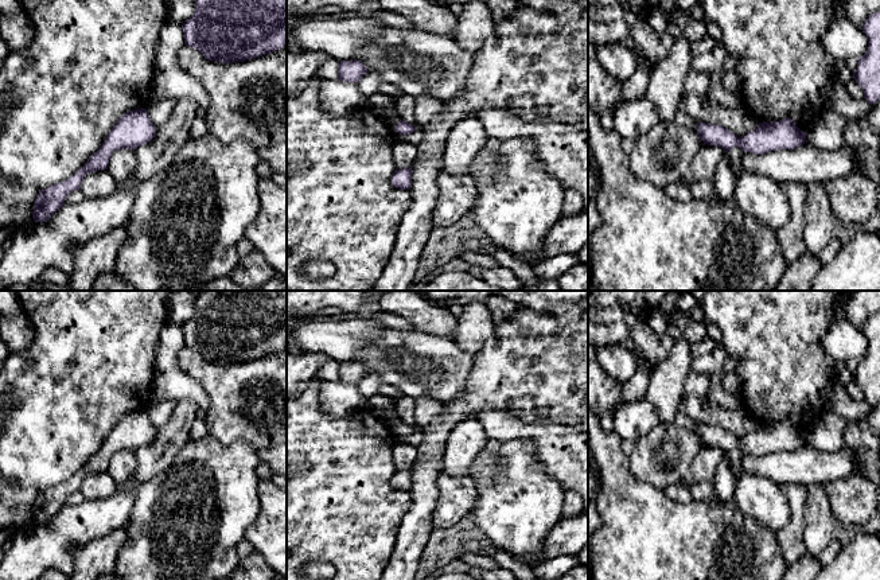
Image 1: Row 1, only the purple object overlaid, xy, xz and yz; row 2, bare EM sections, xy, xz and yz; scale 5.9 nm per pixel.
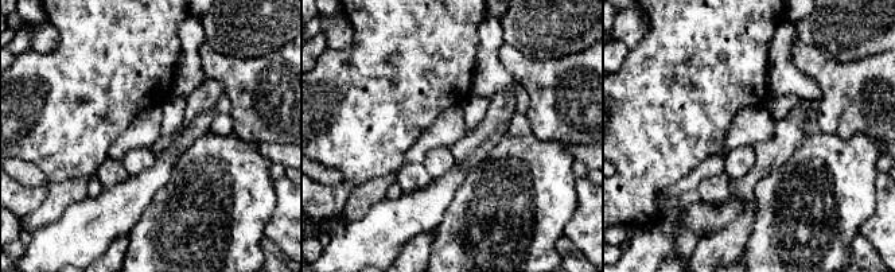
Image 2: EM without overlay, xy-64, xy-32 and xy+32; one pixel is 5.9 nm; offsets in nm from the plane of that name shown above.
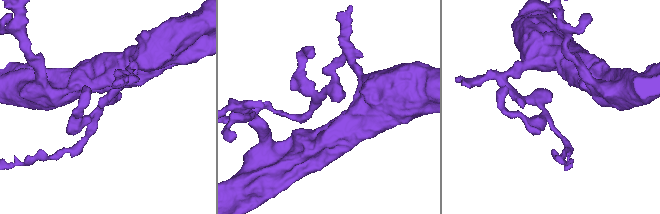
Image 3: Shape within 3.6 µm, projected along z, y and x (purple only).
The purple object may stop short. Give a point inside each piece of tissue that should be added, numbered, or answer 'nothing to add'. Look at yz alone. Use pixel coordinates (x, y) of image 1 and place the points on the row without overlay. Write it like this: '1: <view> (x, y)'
nothing to add

